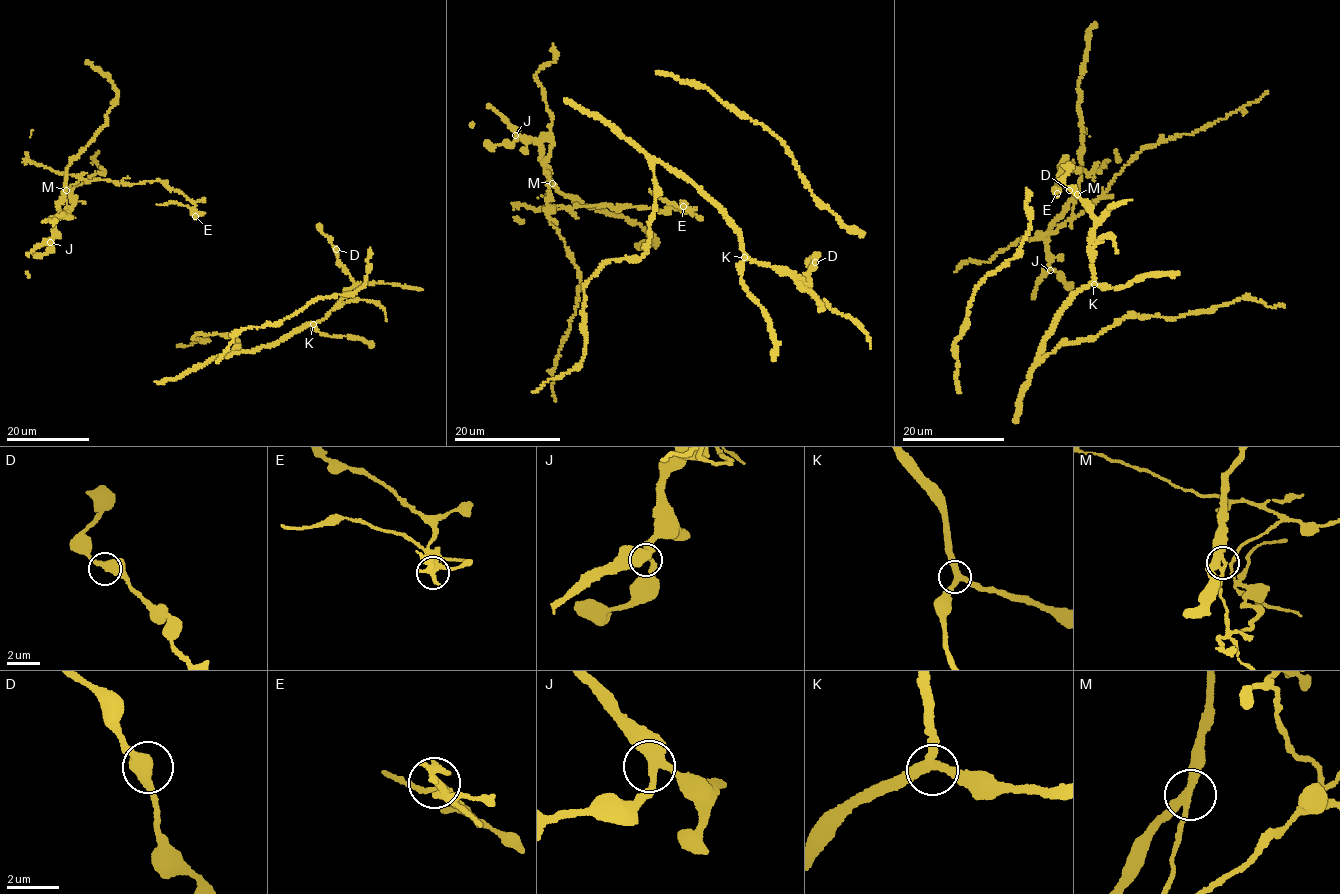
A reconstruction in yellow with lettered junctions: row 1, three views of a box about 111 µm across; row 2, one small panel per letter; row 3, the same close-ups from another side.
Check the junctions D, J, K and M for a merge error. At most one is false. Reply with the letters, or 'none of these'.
M

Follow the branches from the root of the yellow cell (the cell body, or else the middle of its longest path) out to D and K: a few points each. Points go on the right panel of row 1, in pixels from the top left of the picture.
D: (1065, 167), (1062, 181), (1069, 190)
K: (1065, 167), (1063, 183), (1087, 204), (1096, 222), (1089, 248), (1094, 284)

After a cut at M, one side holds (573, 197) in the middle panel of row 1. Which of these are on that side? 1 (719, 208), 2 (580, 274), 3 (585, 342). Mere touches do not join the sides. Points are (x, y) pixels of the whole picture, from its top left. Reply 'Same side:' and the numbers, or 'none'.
Same side: 1, 3

